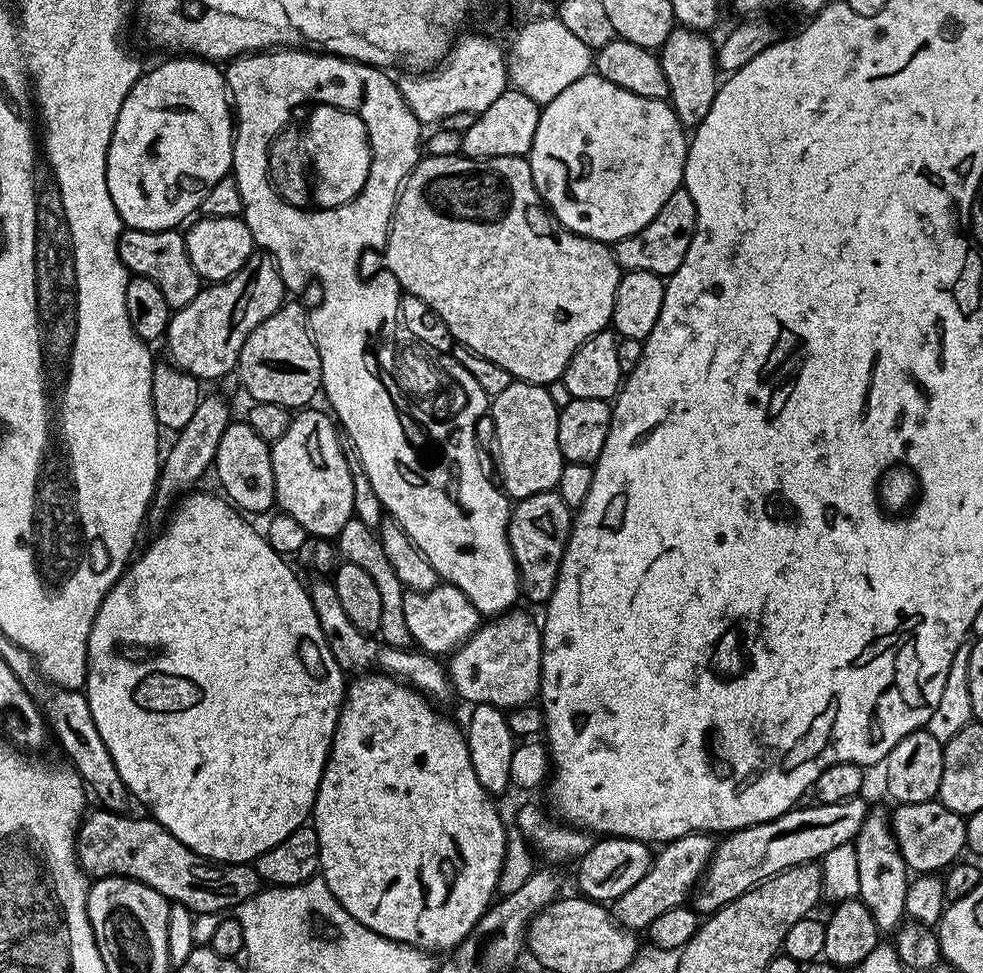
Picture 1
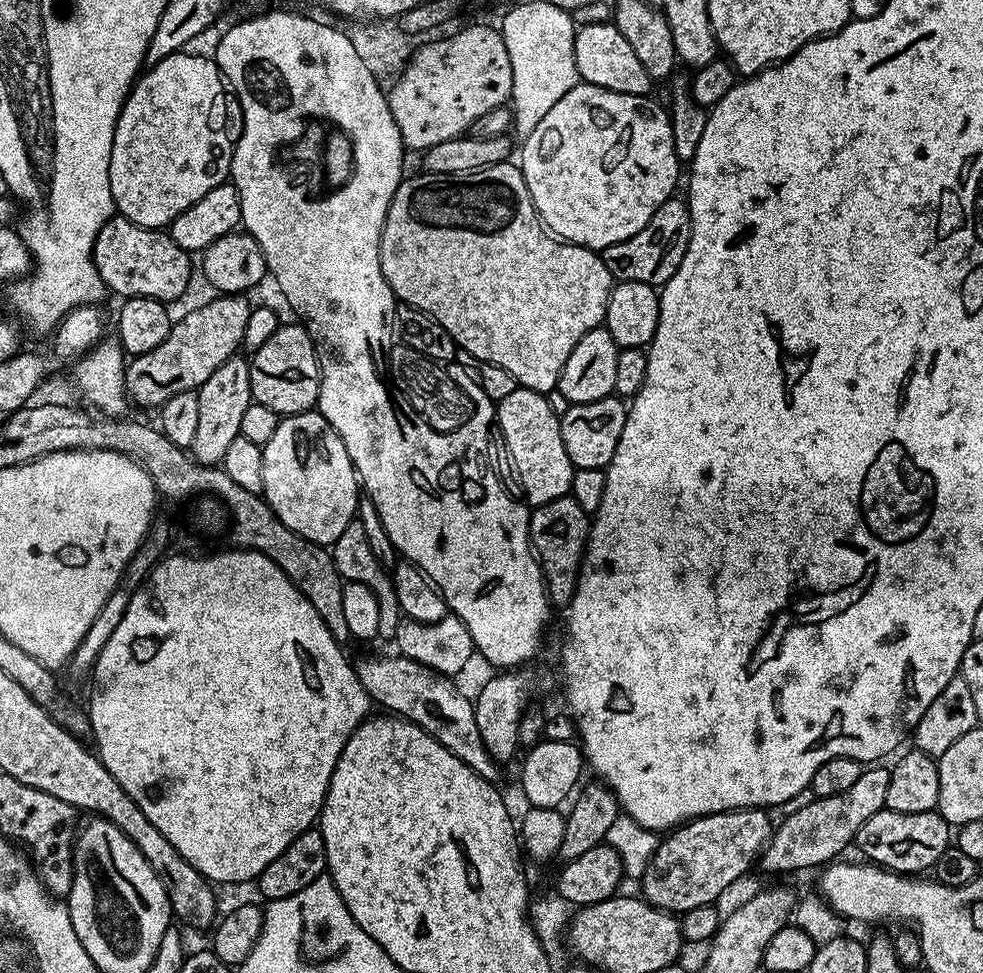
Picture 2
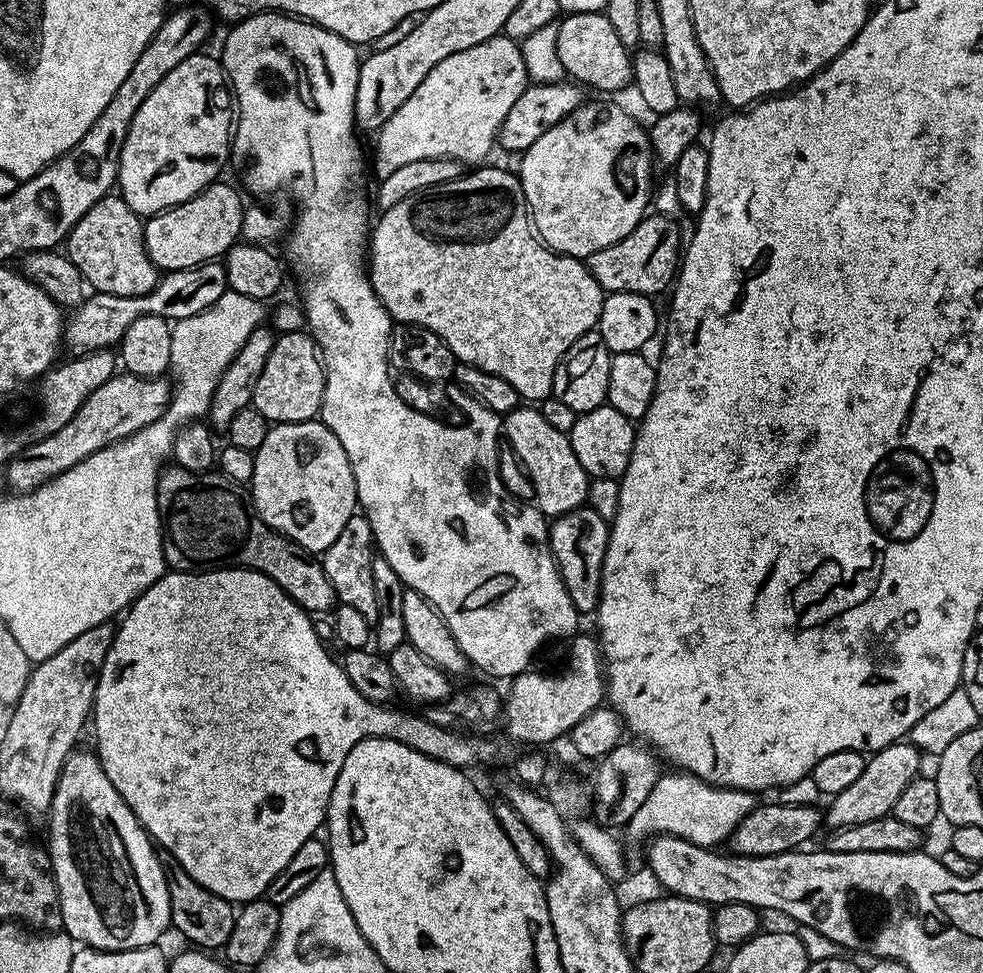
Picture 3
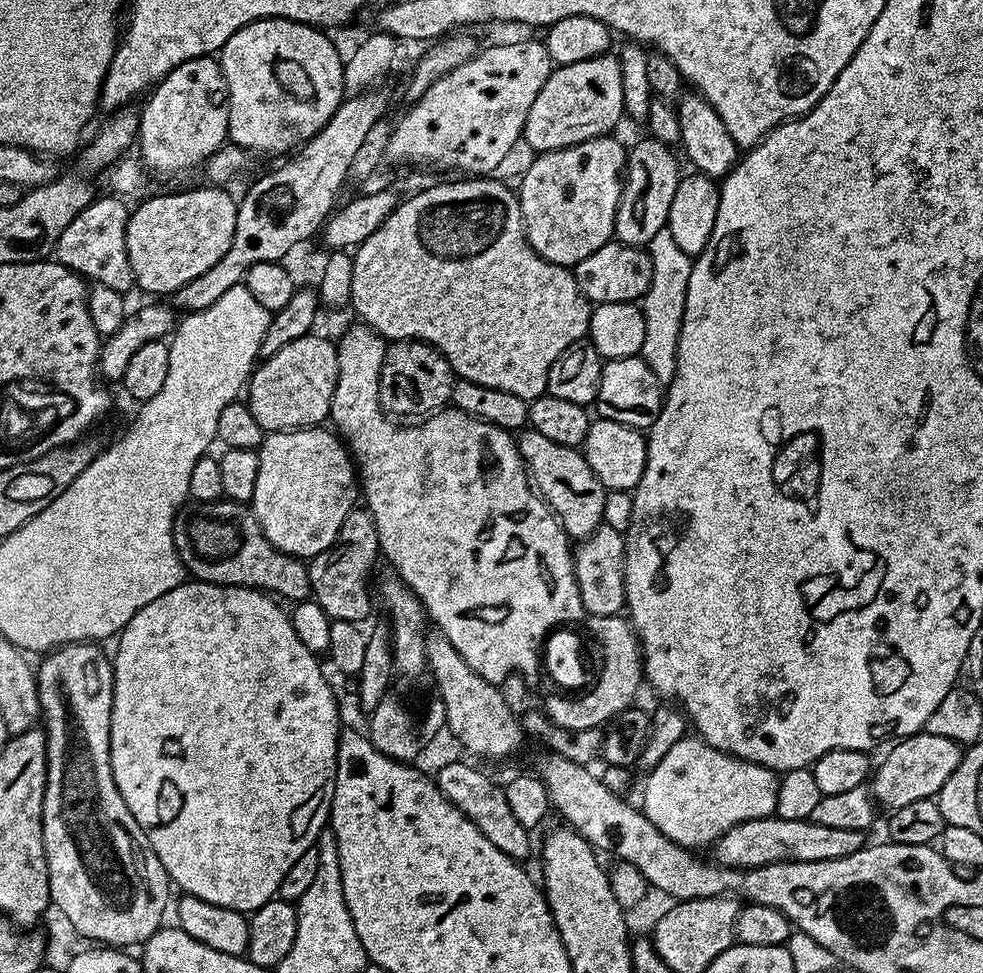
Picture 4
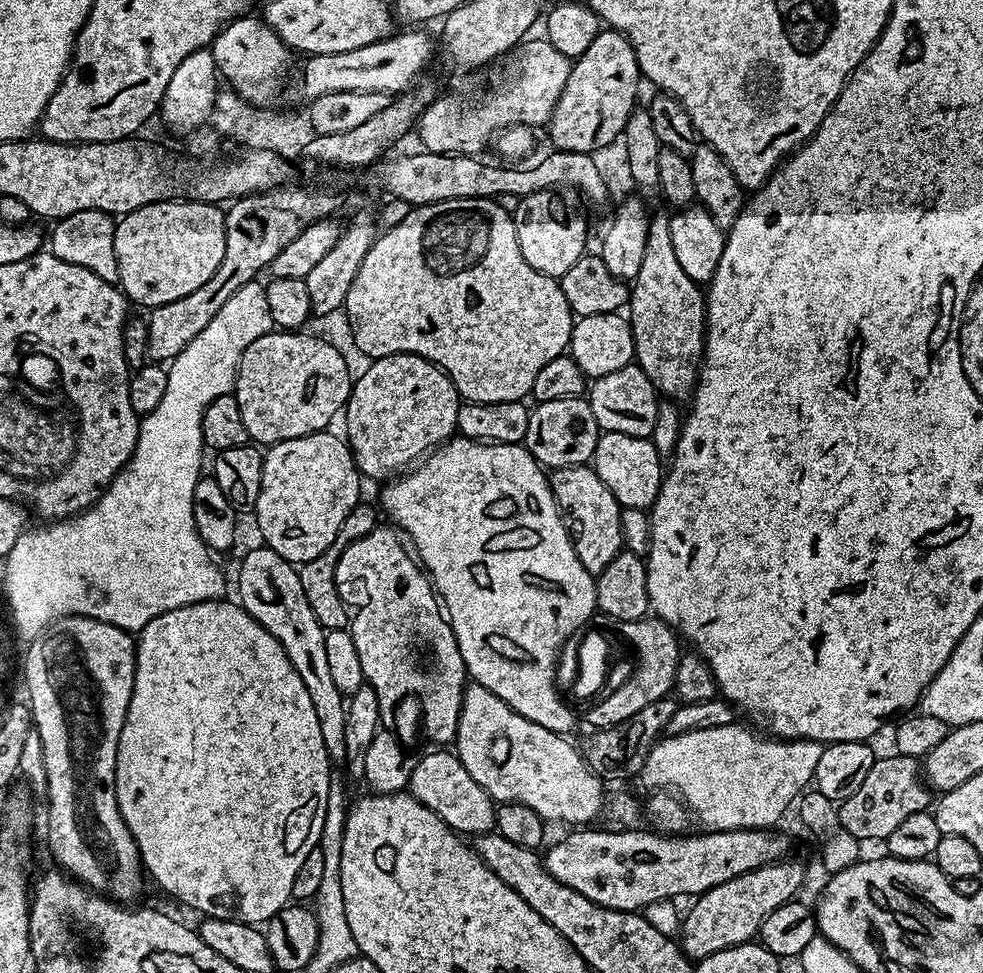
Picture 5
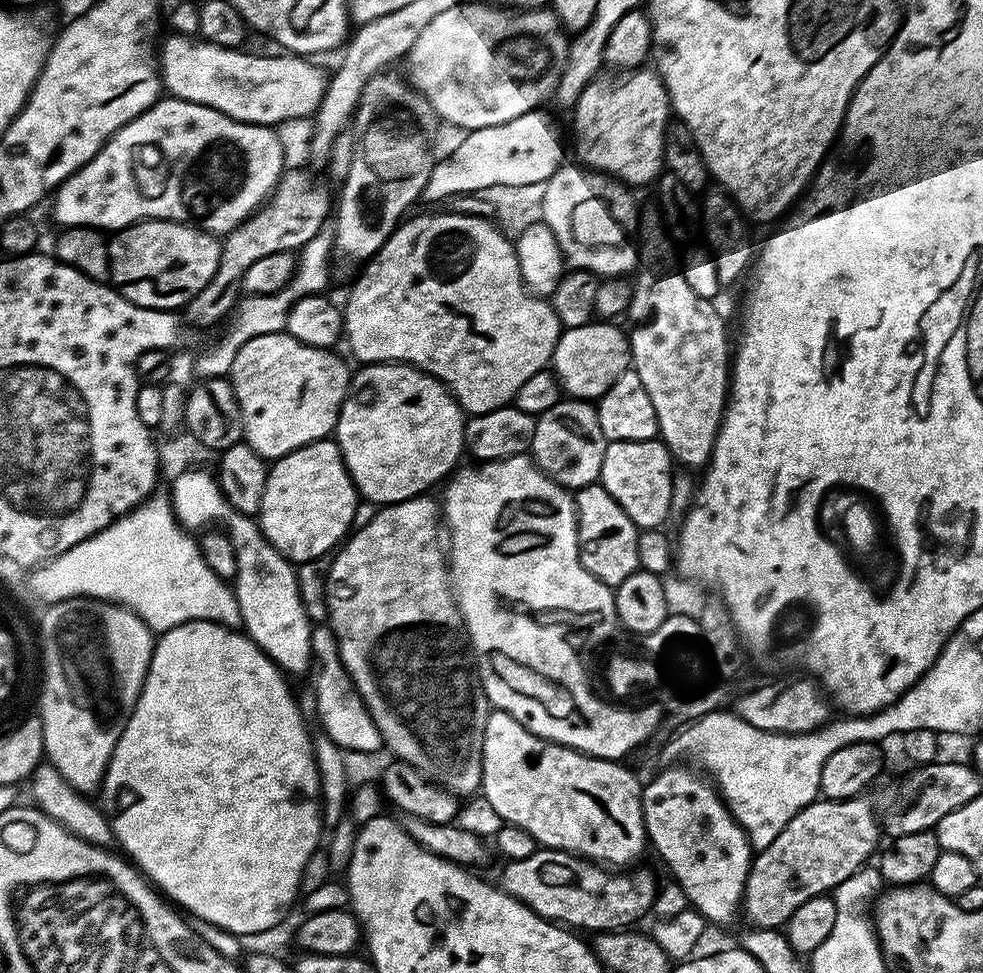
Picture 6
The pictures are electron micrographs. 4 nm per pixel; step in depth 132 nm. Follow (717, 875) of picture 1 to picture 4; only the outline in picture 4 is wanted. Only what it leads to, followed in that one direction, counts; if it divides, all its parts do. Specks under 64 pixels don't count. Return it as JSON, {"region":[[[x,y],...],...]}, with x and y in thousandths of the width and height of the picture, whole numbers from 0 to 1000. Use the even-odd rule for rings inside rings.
{"region":[[[939,750],[929,756],[921,756],[910,762],[905,779],[897,786],[889,789],[885,798],[887,821],[896,831],[910,832],[923,828],[926,824],[946,822],[955,819],[958,808],[962,808],[962,800],[975,791],[975,783],[979,776],[978,766],[966,758],[958,758],[954,754],[946,754]]]}

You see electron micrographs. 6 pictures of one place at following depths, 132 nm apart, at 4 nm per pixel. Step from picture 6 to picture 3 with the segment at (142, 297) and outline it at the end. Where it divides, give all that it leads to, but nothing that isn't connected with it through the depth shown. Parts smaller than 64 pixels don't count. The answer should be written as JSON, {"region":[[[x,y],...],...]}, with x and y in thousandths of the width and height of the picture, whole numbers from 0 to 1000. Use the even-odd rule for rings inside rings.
{"region":[[[228,188],[213,189],[197,203],[146,226],[149,257],[160,275],[176,280],[209,271],[212,267],[223,268],[245,246],[244,233],[250,210],[234,190]]]}

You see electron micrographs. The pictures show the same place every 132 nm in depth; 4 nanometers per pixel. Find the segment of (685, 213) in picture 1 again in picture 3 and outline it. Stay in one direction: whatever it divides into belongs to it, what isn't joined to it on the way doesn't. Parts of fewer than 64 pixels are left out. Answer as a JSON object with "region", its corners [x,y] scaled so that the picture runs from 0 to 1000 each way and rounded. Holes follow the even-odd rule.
{"region":[[[656,221],[654,226],[637,240],[625,253],[616,253],[616,257],[608,257],[596,265],[600,282],[613,296],[615,301],[640,300],[664,306],[670,300],[679,301],[685,295],[694,270],[694,248],[692,236],[687,225],[680,222]]]}

